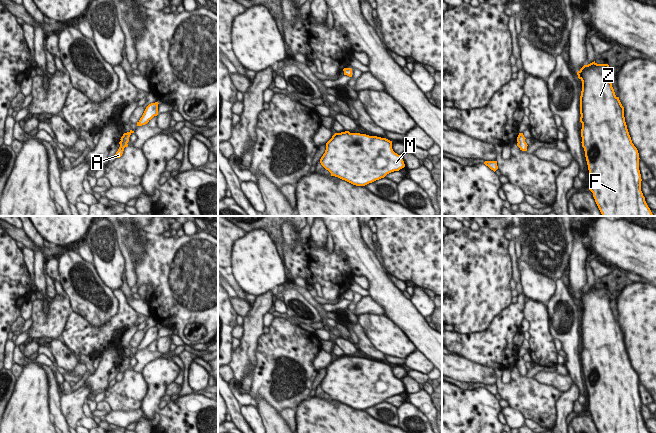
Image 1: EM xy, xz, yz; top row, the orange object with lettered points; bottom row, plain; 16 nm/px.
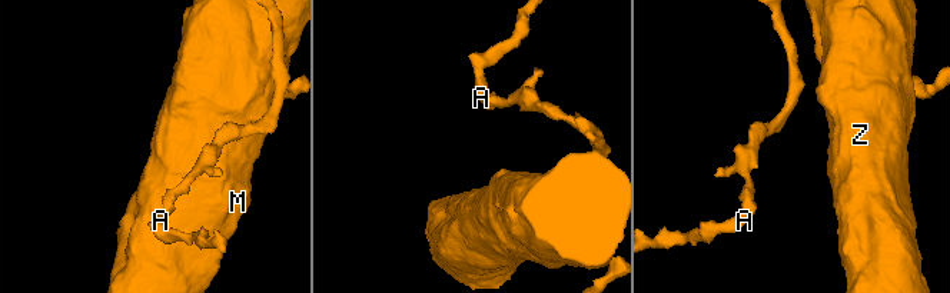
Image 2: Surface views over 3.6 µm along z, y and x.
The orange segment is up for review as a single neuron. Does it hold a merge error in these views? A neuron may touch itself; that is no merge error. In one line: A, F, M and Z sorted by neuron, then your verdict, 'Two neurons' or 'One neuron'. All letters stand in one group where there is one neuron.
Groups: A F M Z. One neuron

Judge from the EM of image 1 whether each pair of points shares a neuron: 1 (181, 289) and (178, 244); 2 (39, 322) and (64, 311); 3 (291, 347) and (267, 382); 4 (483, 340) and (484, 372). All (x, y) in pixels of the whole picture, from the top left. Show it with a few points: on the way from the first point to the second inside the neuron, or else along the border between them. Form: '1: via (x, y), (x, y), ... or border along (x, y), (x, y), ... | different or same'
1: via (181, 278), (181, 270), (178, 267), (178, 255) | same
2: via (45, 322), (51, 322), (58, 315) | same
3: via (281, 356), (274, 359), (274, 367), (271, 372) | same
4: border along (463, 356), (478, 363), (486, 364), (494, 369) | different

